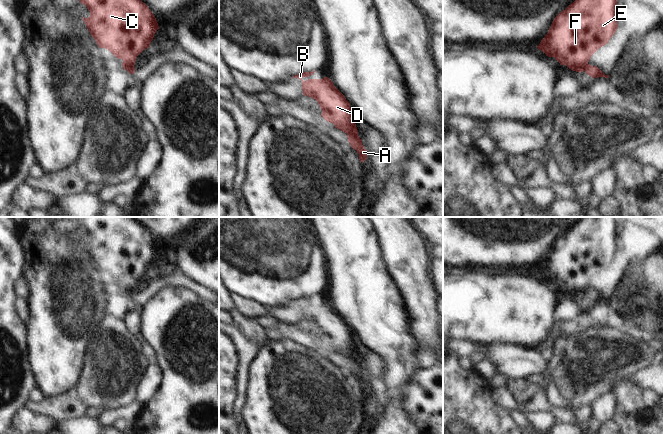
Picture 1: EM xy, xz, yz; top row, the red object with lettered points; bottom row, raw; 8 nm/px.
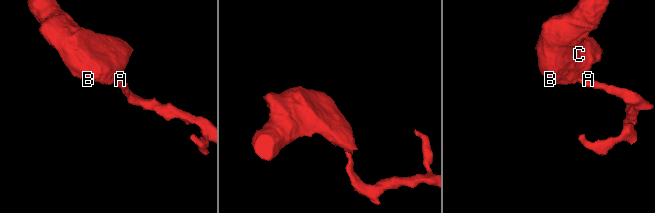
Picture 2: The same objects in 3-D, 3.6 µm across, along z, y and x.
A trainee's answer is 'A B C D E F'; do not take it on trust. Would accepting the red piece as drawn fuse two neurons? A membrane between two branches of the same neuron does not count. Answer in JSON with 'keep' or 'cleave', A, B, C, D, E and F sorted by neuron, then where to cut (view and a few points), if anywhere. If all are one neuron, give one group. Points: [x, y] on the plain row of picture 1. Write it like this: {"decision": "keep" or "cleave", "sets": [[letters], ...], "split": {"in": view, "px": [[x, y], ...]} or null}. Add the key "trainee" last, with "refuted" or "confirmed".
{"decision": "cleave", "sets": [["A"], ["B", "C", "D", "E", "F"]], "split": {"in": "xz", "px": [[357, 358], [348, 361]]}, "trainee": "refuted"}

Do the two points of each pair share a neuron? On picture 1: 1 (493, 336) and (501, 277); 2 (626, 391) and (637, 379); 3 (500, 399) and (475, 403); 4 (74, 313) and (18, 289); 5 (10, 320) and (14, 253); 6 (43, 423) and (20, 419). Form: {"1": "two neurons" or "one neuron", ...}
{"1": "one neuron", "2": "two neurons", "3": "two neurons", "4": "two neurons", "5": "one neuron", "6": "one neuron"}

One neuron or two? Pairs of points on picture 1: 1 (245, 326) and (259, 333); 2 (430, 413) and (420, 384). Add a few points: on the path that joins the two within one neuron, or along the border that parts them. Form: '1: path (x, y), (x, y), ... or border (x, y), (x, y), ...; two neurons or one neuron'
1: path (248, 328), (256, 332); one neuron
2: path (430, 406), (430, 401), (425, 396), (425, 391); one neuron

